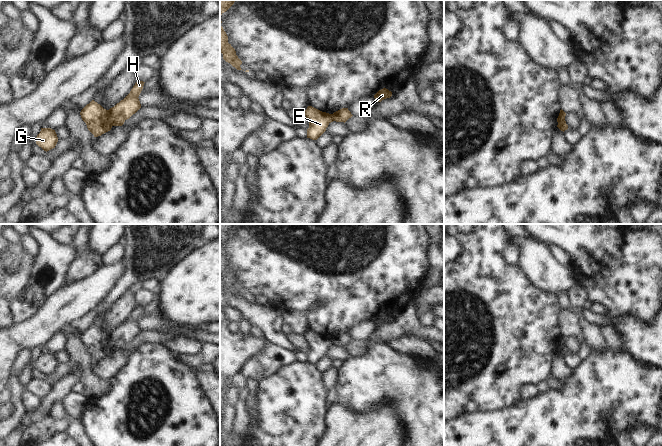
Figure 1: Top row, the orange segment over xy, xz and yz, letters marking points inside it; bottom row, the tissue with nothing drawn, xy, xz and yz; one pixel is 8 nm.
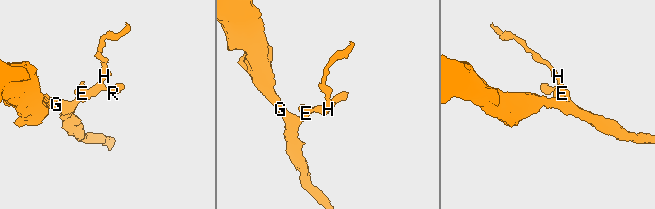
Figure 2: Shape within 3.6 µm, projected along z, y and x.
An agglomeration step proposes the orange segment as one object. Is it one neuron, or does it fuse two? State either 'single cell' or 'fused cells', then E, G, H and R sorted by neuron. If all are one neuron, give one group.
fused cells; groups E G / H R

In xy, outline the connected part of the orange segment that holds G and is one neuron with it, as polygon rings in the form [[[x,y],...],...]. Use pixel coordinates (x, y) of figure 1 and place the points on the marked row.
[[[41,128],[40,133],[36,137],[36,144],[46,152],[55,148],[57,142],[57,134],[51,128]]]

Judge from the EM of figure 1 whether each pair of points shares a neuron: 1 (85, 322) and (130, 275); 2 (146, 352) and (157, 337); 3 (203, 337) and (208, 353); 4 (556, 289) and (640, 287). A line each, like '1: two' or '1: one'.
1: one
2: two
3: two
4: two

